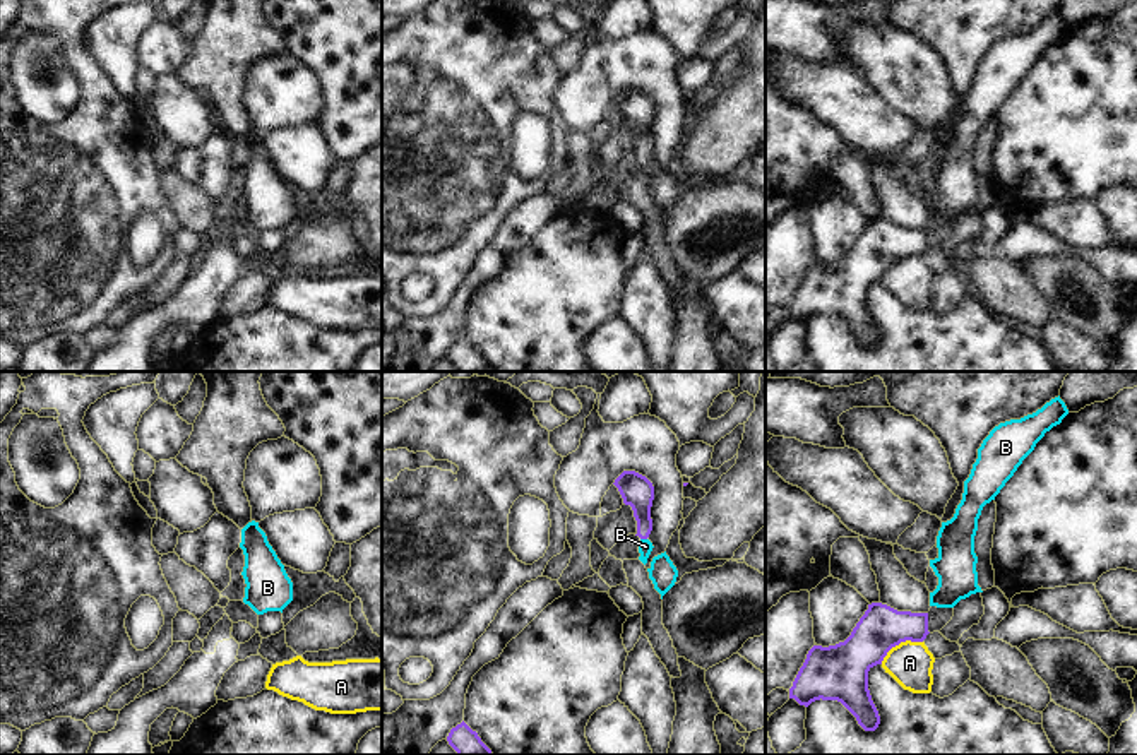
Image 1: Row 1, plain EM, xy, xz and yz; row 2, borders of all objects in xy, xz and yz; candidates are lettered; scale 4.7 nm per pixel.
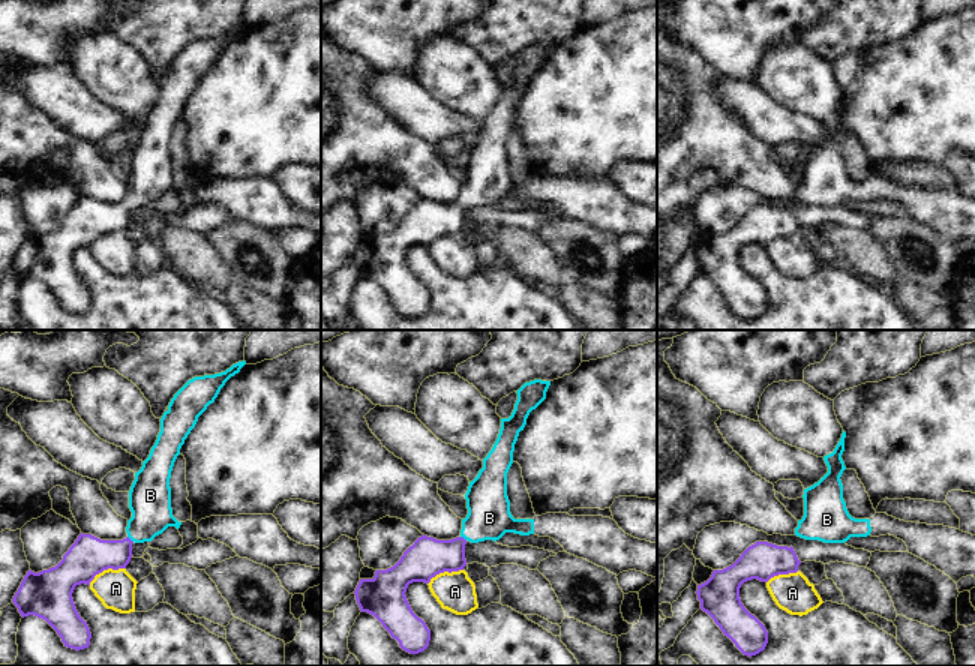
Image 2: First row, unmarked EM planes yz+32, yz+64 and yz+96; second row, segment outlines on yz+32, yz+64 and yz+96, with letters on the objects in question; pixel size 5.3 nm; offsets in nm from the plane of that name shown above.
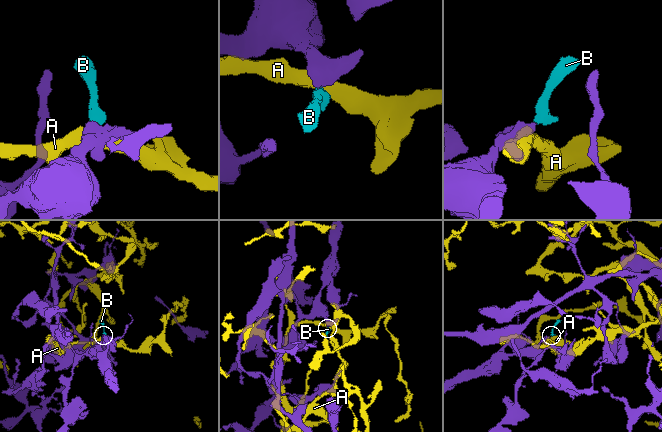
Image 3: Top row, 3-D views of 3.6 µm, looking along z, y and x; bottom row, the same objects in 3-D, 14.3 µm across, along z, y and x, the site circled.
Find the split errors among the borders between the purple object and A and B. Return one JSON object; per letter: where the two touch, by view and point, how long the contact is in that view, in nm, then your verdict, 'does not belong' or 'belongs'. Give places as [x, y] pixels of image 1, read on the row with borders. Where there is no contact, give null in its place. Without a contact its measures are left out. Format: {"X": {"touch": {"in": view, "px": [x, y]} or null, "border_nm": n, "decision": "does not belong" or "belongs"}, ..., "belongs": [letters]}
{"A": {"touch": {"in": "yz", "px": [899, 642]}, "border_nm": 220, "decision": "does not belong"}, "B": {"touch": {"in": "xz", "px": [644, 538]}, "border_nm": 30, "decision": "belongs"}, "belongs": ["B"]}

